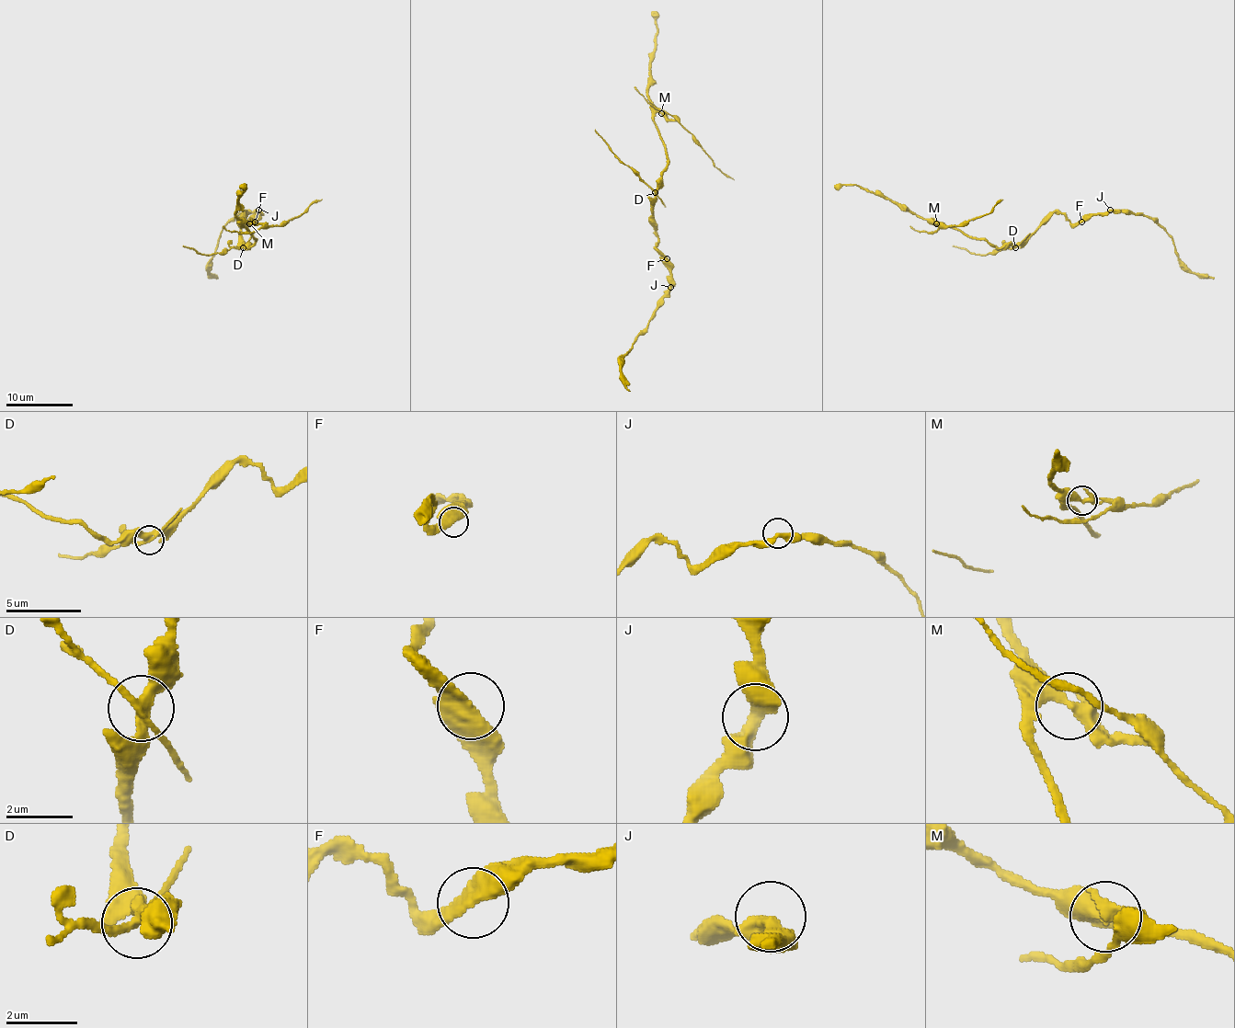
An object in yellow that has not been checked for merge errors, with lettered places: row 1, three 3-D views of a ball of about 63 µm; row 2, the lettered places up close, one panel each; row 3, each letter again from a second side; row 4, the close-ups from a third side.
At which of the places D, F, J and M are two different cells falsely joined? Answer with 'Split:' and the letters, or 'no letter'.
Split: D, M

